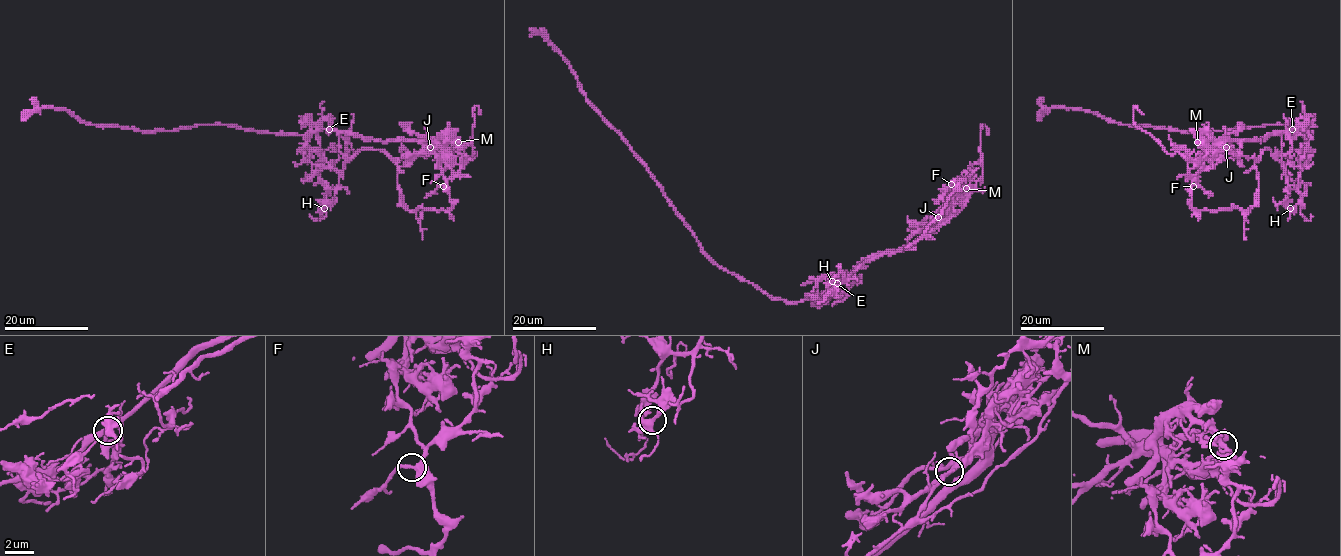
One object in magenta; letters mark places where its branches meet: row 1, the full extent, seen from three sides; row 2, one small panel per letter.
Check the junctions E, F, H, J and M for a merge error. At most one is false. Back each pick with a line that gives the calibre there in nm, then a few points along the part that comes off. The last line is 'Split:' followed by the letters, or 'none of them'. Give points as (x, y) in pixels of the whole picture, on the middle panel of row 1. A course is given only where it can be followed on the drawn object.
J: calibre 300 nm; course (938, 217), (911, 245), (866, 260), (835, 289), (827, 290), (825, 296), (831, 296), (825, 300), (831, 292)
Split: J

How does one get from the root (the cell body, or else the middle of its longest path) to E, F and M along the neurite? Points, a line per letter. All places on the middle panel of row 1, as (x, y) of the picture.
E: (766, 293), (800, 302), (820, 298), (837, 283)
F: (766, 293), (791, 302), (820, 298), (865, 259), (910, 248), (969, 182), (951, 184)
M: (766, 293), (791, 302), (820, 298), (865, 259), (882, 252), (910, 248), (946, 213), (966, 188)

